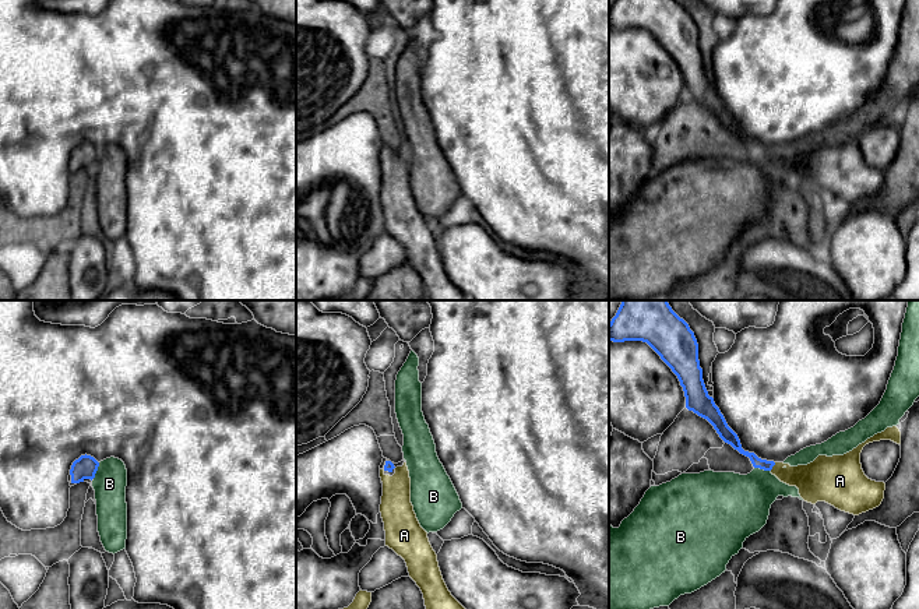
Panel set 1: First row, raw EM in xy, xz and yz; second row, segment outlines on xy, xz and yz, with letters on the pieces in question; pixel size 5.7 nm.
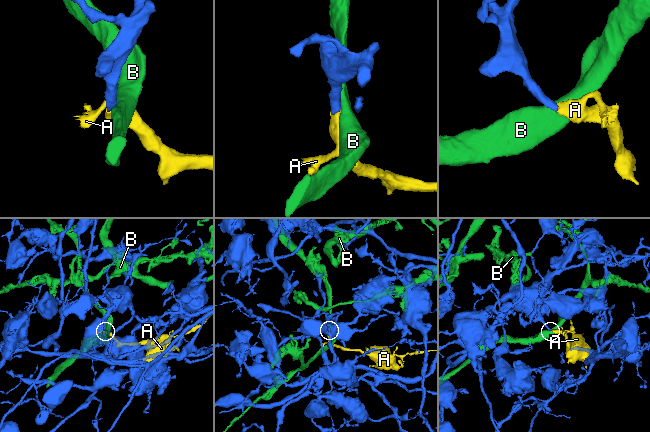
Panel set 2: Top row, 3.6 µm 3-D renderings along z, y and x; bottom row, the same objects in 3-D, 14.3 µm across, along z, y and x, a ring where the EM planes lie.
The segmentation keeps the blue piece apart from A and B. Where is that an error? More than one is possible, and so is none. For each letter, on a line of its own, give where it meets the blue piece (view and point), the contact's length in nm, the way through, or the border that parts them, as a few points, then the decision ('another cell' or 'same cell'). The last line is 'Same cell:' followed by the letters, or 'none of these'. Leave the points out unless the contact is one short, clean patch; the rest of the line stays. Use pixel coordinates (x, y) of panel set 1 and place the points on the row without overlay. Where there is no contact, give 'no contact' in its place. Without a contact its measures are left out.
A: meets blue in yz at (773, 152); contact 60 nm long; runs through yz (757, 150), (773, 152), (785, 162), (813, 168); same cell
B: meets blue in xy at (95, 158); contact 100 nm long; another cell
Same cell: A

